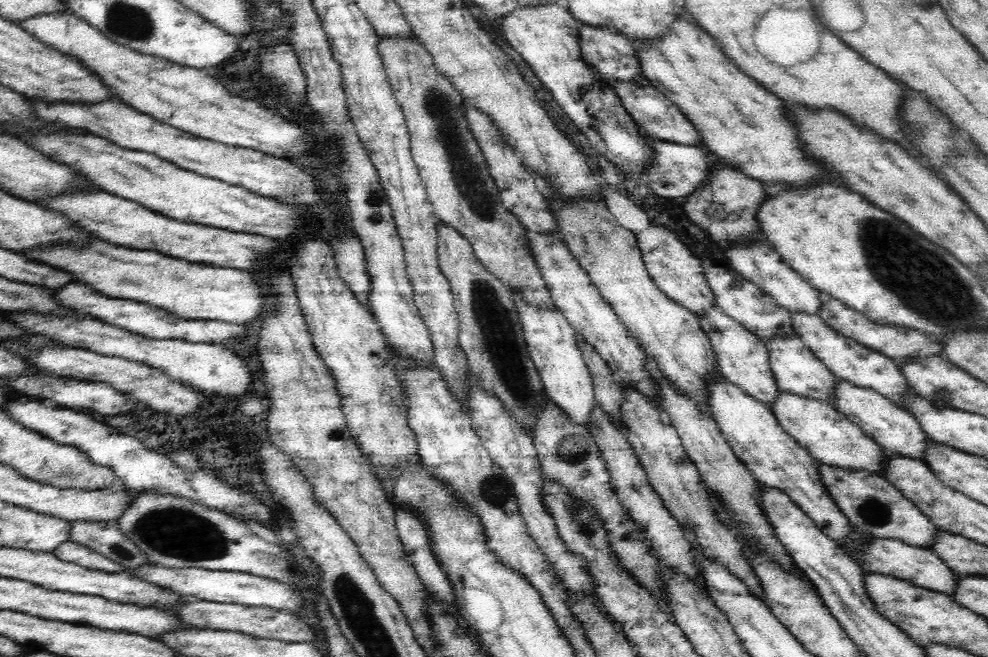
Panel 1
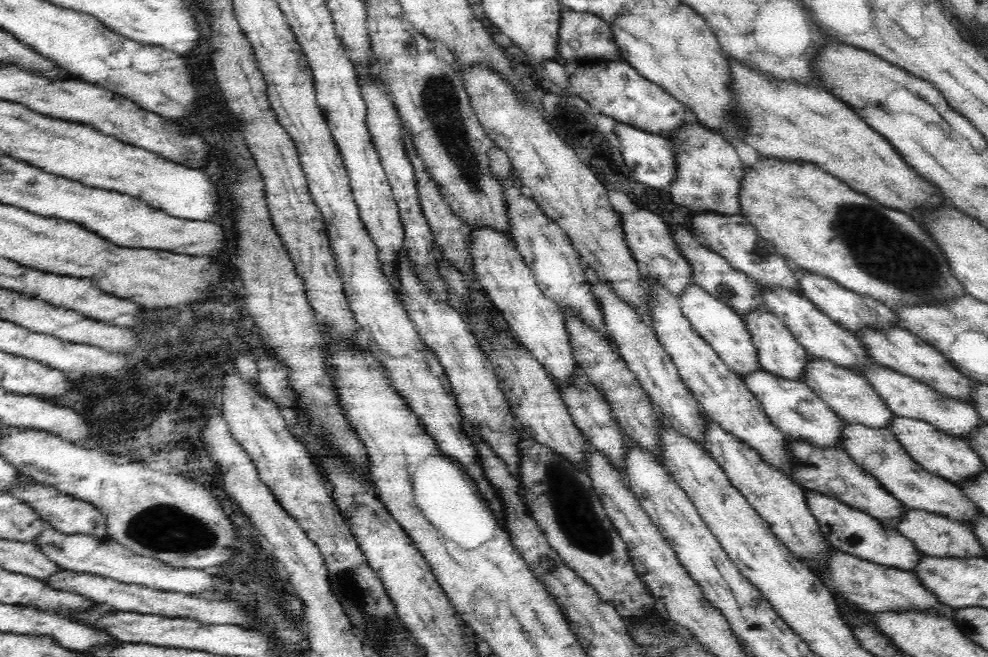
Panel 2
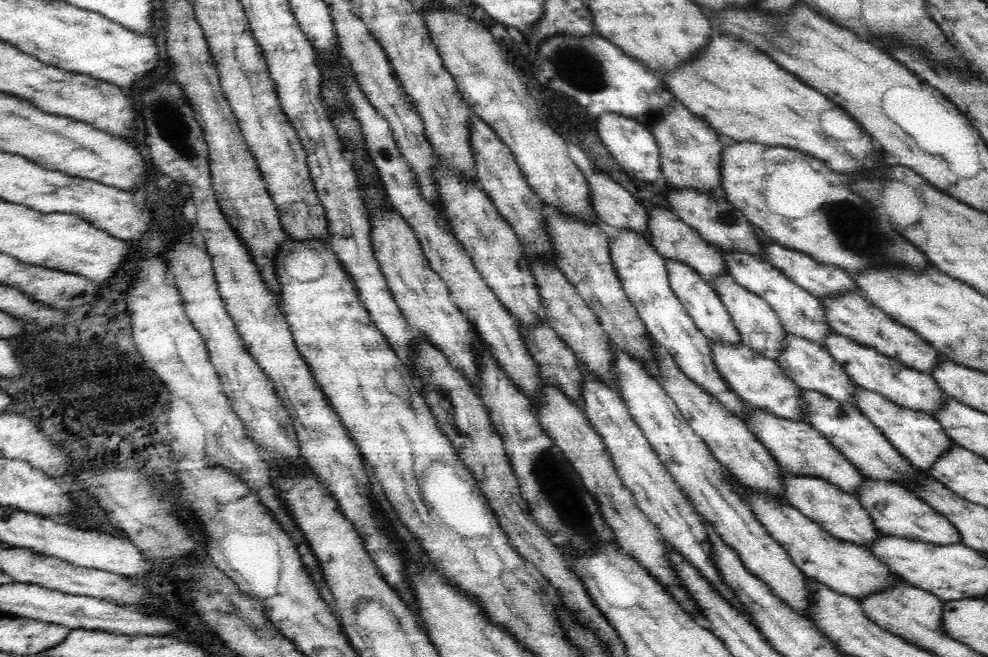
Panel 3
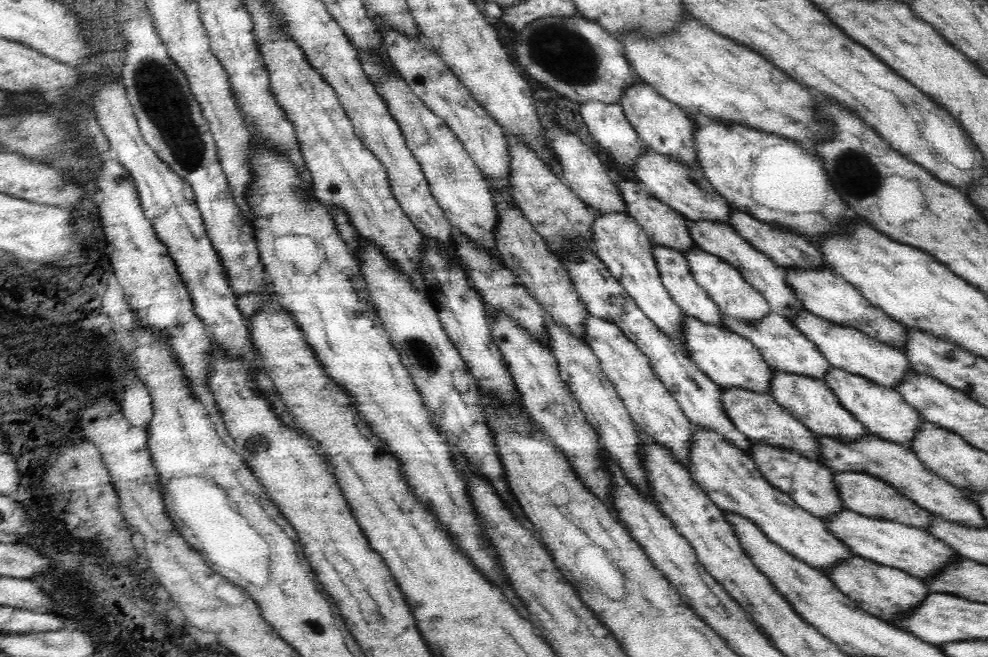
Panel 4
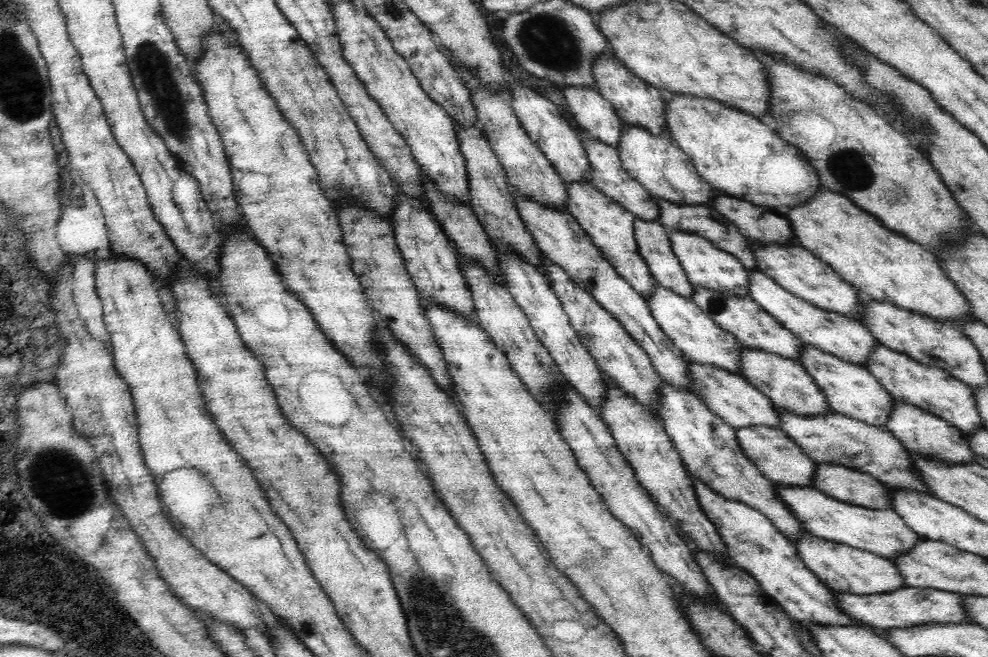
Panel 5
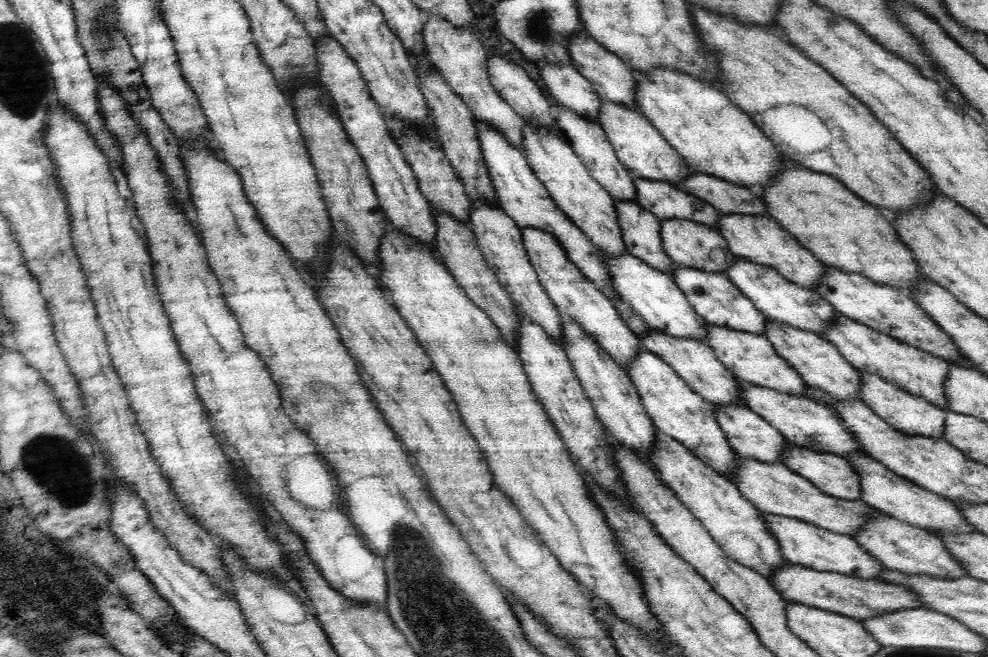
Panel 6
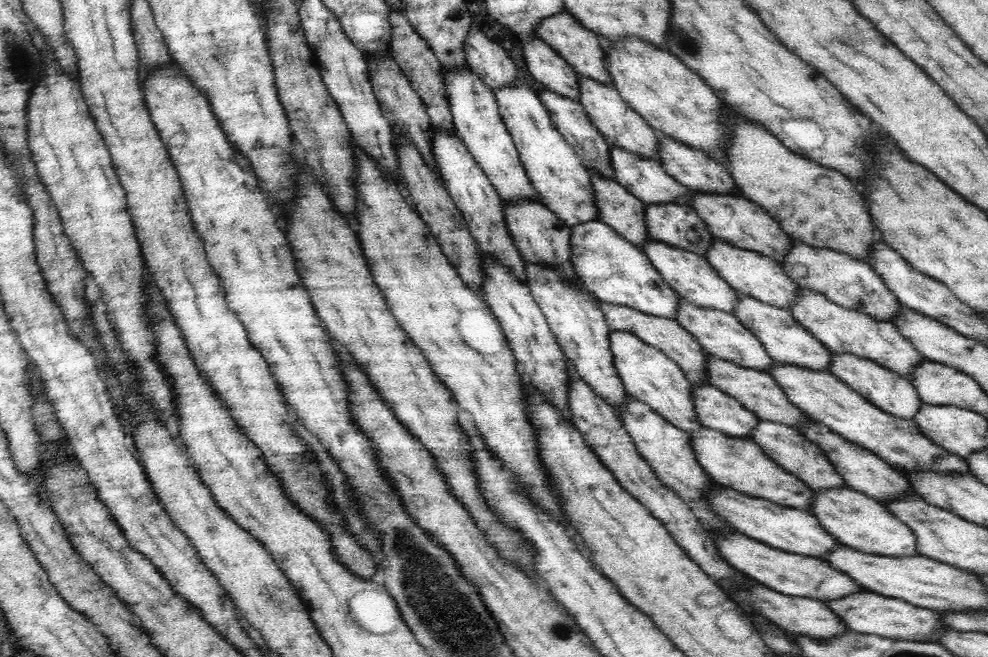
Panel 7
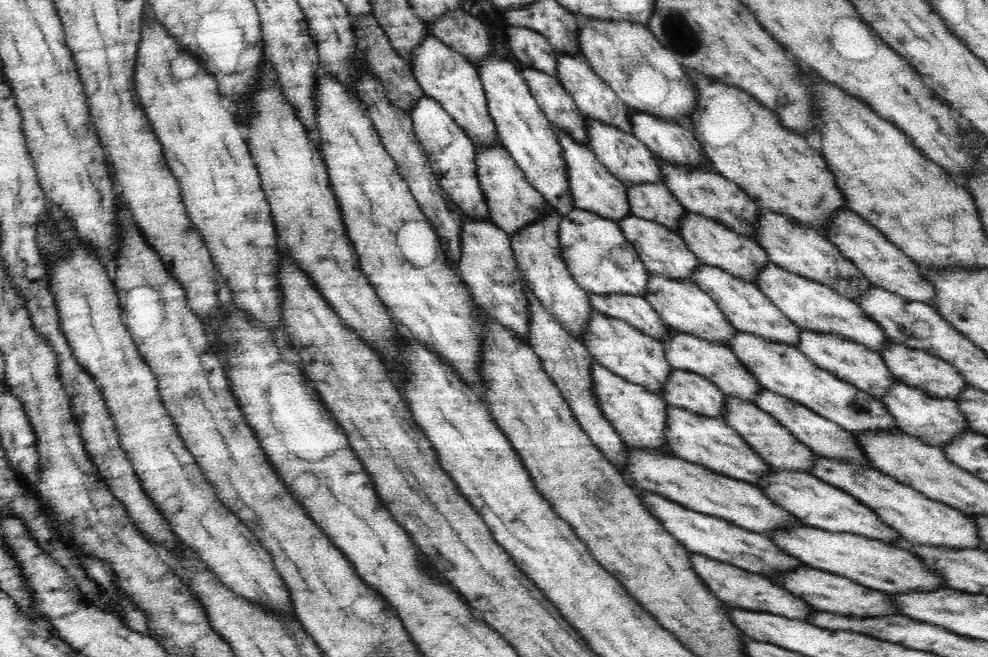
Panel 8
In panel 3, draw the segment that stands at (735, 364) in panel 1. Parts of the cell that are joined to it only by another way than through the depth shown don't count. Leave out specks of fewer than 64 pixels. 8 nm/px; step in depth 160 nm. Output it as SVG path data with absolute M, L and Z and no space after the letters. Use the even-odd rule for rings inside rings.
M665 259L668 278L671 289L682 303L684 310L692 317L696 328L704 333L710 342L720 345L737 345L741 343L741 336L734 324L733 318L730 316L728 309L722 304L717 292L706 283L698 273L678 260Z

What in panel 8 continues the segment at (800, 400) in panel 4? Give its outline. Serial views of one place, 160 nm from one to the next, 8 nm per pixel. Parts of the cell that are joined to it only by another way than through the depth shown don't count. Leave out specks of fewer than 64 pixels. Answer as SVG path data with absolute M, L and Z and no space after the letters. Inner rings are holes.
M652 275L647 284L647 301L665 324L675 332L700 337L710 343L718 343L731 348L731 340L738 330L729 323L716 301L694 282L670 281L664 277Z

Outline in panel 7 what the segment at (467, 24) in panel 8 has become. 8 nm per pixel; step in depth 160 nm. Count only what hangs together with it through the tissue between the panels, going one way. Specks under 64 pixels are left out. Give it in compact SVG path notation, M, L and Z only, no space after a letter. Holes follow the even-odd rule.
M471 28L465 40L465 53L471 71L492 90L517 83L516 63L478 28Z

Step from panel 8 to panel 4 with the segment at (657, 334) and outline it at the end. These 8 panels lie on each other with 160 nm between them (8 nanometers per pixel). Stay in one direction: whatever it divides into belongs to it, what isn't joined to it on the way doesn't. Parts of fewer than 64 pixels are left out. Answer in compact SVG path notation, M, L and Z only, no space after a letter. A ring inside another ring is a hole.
M730 388L722 390L721 399L725 413L730 415L735 427L750 440L800 453L802 457L818 463L823 462L819 437L783 409L772 395L760 395L740 388Z

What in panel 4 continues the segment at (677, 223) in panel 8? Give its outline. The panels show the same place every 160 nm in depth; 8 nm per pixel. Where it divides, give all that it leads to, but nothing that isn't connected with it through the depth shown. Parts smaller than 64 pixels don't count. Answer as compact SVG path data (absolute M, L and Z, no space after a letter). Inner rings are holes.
M696 248L684 254L696 282L706 291L706 294L717 304L723 314L730 319L744 323L757 323L771 312L767 300L762 293L749 285L738 269L726 263L723 258L703 252Z

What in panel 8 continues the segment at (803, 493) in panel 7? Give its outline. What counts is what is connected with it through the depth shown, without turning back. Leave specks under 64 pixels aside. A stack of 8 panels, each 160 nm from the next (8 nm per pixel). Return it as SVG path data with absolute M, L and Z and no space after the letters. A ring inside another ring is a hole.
M667 406L666 411L665 437L676 457L698 464L718 475L761 488L761 482L769 475L771 467L731 426L722 419L700 416L681 408Z

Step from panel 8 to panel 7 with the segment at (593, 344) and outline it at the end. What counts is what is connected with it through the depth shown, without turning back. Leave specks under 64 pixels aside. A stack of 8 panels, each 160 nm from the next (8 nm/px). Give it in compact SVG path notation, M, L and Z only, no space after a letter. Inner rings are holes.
M611 331L609 339L613 361L627 394L648 405L650 409L664 417L674 427L682 430L690 438L699 433L704 426L700 424L694 410L693 387L678 364L670 360L660 349L644 343L632 333Z

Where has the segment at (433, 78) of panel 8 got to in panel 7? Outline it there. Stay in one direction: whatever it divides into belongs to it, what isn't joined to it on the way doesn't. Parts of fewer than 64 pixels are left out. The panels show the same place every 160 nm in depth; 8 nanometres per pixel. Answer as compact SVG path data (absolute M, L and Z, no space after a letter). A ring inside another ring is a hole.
M448 71L445 73L445 87L457 136L496 189L503 204L513 205L520 201L541 203L540 195L530 183L518 149L500 115L494 90L472 71Z

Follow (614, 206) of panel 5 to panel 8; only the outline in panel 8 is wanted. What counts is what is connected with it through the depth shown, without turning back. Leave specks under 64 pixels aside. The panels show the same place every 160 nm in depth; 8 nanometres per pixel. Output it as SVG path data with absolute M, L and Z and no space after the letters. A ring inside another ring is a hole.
M493 54L476 67L488 99L490 117L496 124L504 149L510 153L528 184L544 197L550 207L554 207L559 215L565 217L576 209L569 187L568 165L563 157L558 135L536 103L526 79L512 63L498 59Z

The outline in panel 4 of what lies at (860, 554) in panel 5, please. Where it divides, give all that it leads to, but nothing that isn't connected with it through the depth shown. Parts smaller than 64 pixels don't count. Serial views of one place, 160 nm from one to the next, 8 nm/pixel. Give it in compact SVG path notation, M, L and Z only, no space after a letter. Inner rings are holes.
M852 557L826 575L836 588L856 602L863 612L891 625L895 625L902 616L912 614L930 596L928 586L916 577L862 557Z

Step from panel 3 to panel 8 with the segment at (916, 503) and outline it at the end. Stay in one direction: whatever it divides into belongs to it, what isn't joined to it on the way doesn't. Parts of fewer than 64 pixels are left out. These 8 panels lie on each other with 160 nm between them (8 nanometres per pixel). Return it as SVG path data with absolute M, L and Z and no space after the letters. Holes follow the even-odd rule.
M727 397L727 413L725 423L731 426L757 452L770 467L782 471L796 471L810 473L817 459L805 444L802 444L784 425L780 424L772 415L760 410L754 403L740 401L738 398Z

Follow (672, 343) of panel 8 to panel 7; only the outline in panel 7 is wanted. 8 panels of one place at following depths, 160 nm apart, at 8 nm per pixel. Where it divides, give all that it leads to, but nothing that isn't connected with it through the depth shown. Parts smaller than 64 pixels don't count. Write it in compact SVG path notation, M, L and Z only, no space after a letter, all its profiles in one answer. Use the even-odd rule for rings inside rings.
M712 355L707 356L707 363L710 385L738 400L744 408L753 412L760 421L774 421L774 423L790 427L800 434L805 434L805 430L814 423L820 423L813 418L809 418L803 410L794 406L776 381L772 379L772 375L752 369L744 369L740 365L732 363L732 361L724 361Z

